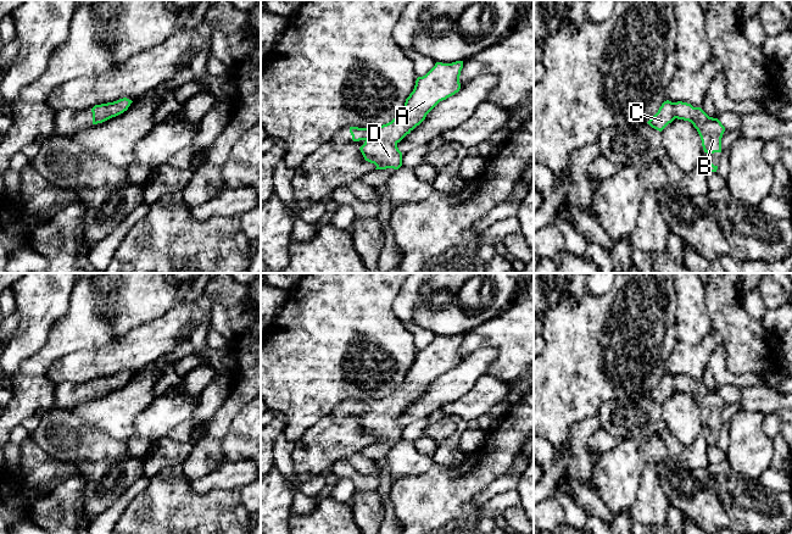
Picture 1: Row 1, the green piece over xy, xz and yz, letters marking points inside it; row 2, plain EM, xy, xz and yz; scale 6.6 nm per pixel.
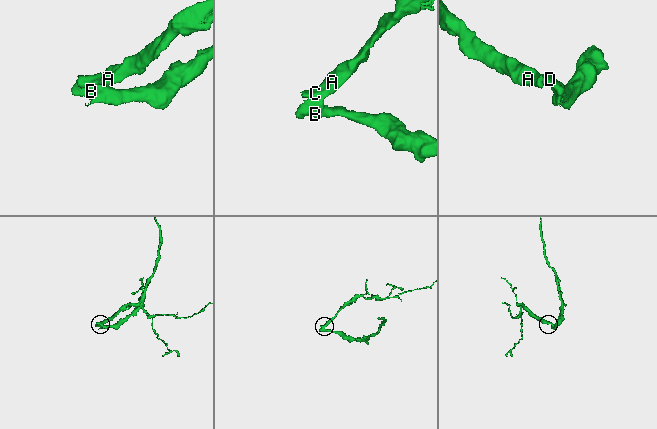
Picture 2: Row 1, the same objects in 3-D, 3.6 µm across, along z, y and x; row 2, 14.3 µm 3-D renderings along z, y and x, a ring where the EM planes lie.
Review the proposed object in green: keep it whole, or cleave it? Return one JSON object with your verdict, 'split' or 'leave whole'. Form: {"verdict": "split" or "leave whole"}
{"verdict": "leave whole"}

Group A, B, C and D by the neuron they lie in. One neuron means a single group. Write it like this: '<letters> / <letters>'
A B C D

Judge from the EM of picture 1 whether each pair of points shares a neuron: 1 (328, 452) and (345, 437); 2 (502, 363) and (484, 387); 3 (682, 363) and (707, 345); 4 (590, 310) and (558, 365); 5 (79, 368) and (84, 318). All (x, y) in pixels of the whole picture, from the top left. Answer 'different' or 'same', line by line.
1: same
2: different
3: same
4: same
5: different

